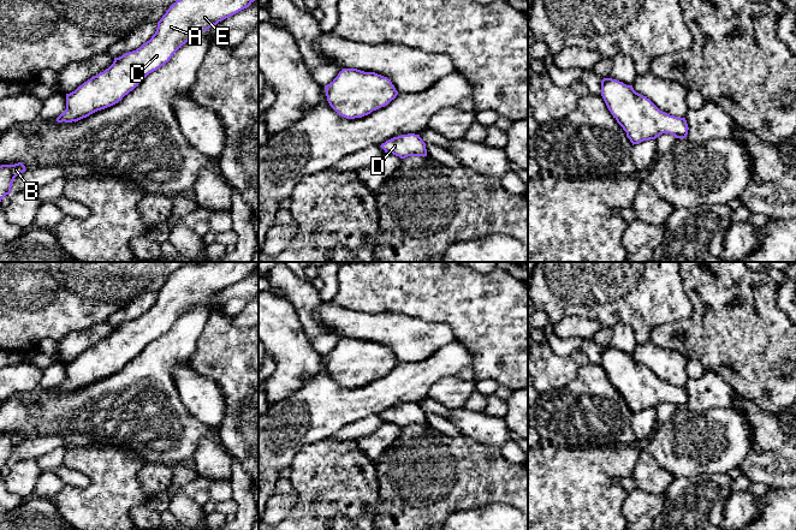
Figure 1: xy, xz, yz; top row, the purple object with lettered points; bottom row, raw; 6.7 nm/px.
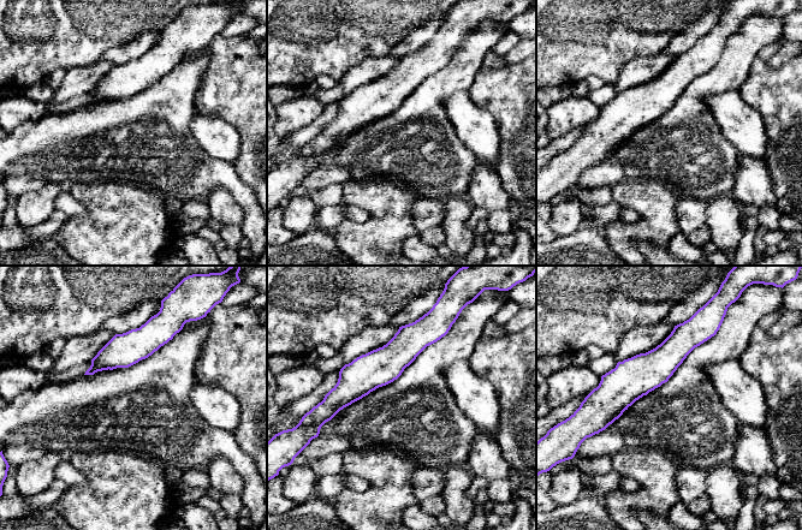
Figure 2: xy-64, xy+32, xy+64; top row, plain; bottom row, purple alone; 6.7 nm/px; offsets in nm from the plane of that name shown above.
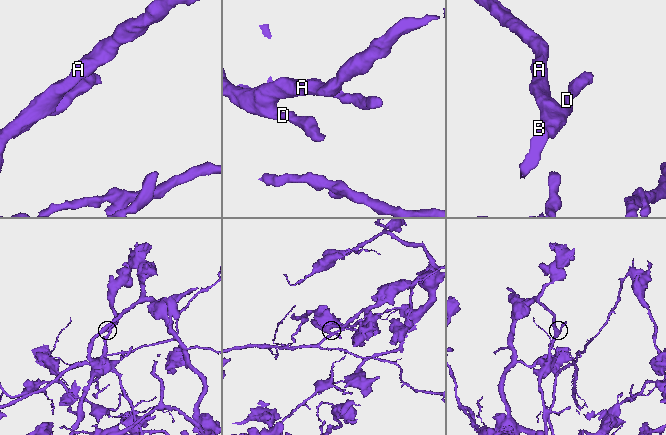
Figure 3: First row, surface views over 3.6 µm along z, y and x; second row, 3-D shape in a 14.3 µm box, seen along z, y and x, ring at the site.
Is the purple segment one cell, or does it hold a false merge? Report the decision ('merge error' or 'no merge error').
merge error

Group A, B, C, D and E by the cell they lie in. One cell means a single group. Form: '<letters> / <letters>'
A C E / B D

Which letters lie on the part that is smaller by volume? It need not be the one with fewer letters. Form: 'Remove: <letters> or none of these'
Remove: B, D

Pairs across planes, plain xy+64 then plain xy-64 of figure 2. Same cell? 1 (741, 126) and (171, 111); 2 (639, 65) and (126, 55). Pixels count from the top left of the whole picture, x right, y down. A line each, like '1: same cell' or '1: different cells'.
1: different cells
2: different cells

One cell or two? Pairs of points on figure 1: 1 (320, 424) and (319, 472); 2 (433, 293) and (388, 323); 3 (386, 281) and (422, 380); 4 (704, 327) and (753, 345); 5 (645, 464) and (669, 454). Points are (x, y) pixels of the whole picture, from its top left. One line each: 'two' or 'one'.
1: two
2: two
3: two
4: one
5: two

